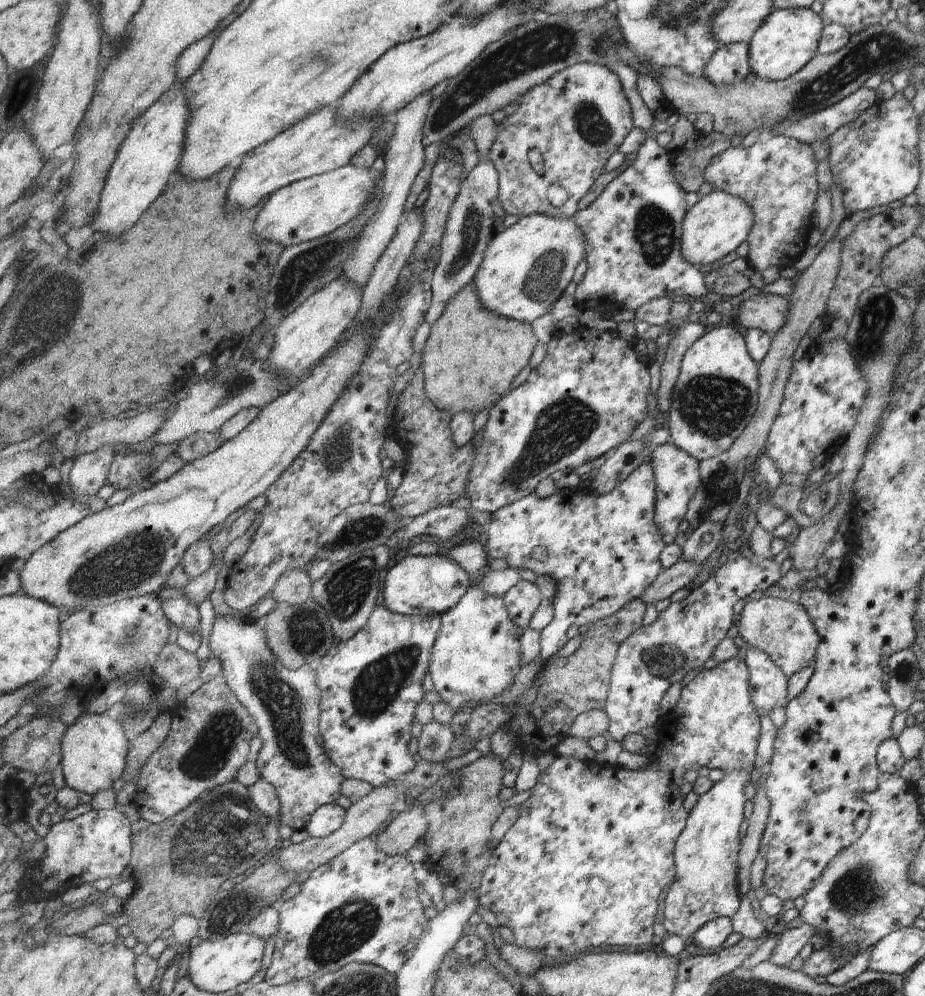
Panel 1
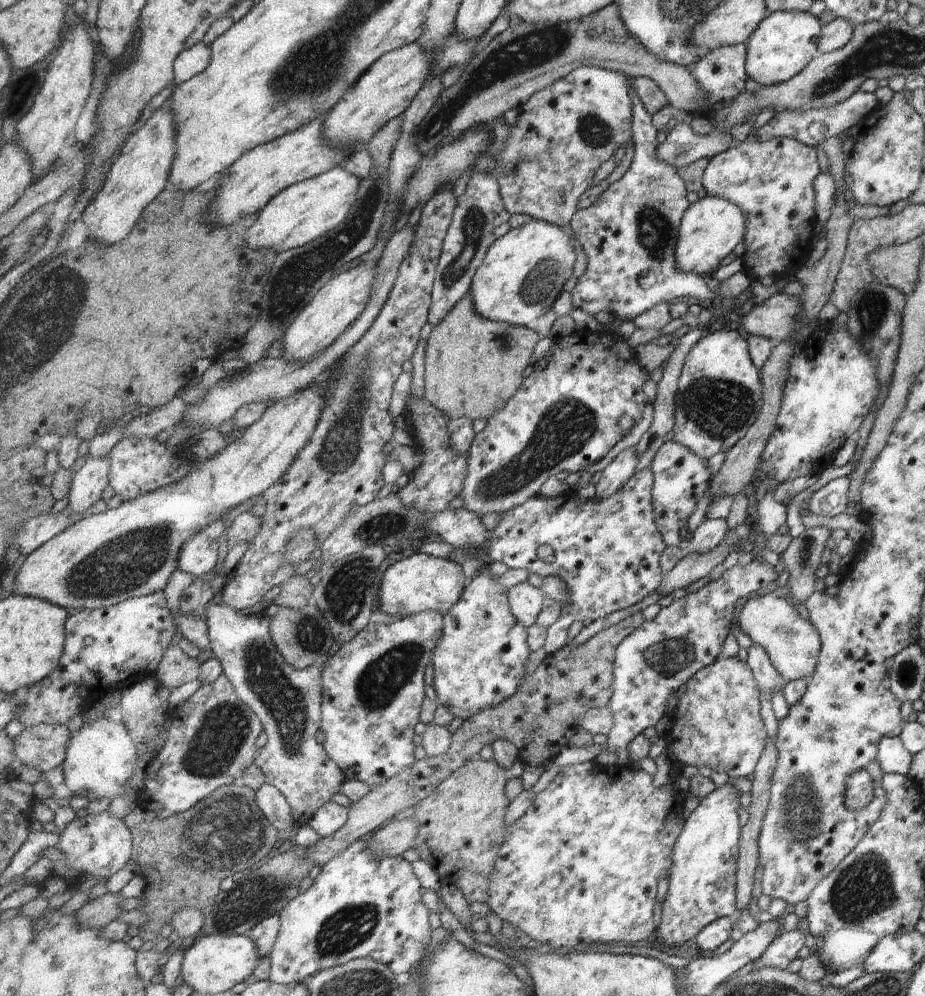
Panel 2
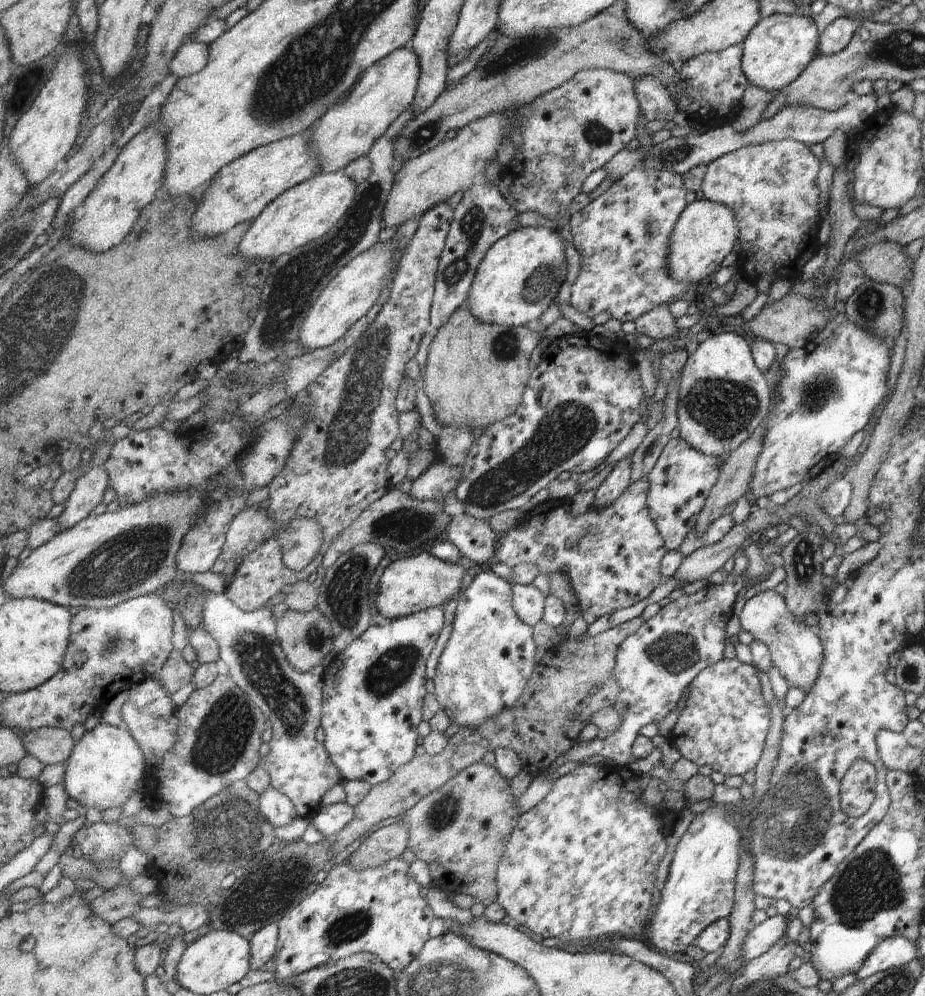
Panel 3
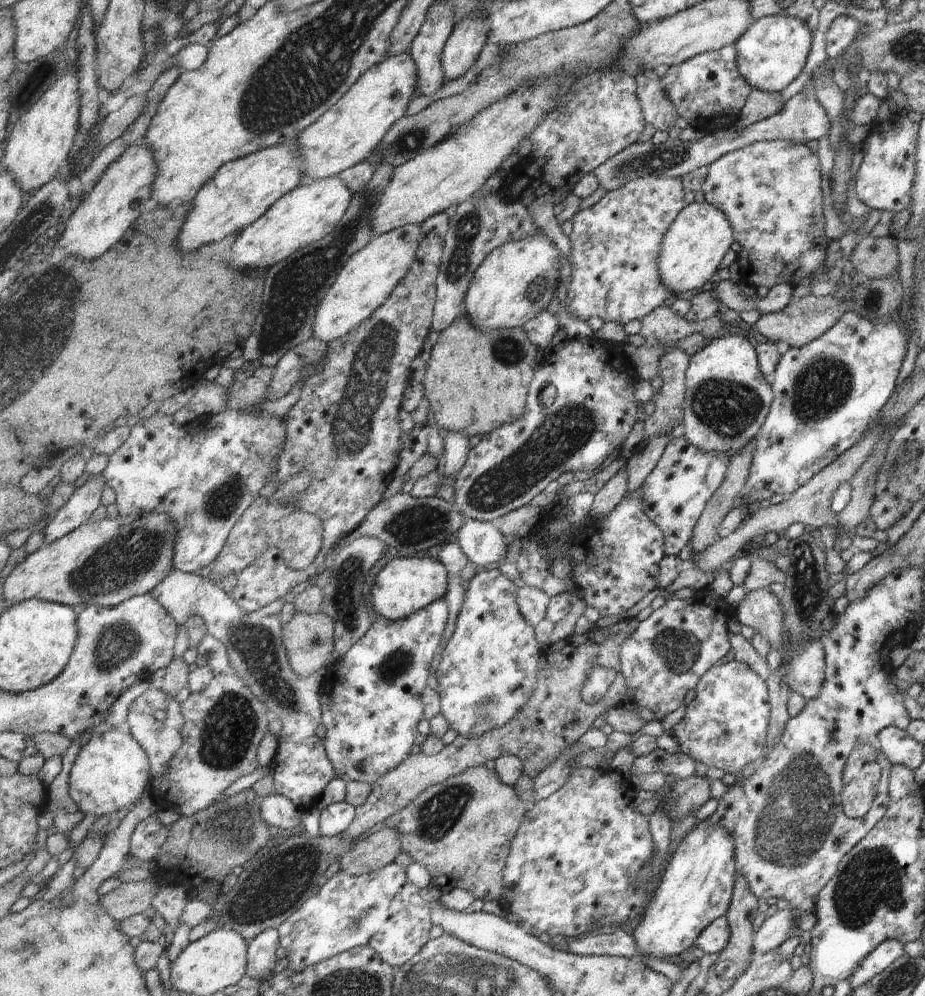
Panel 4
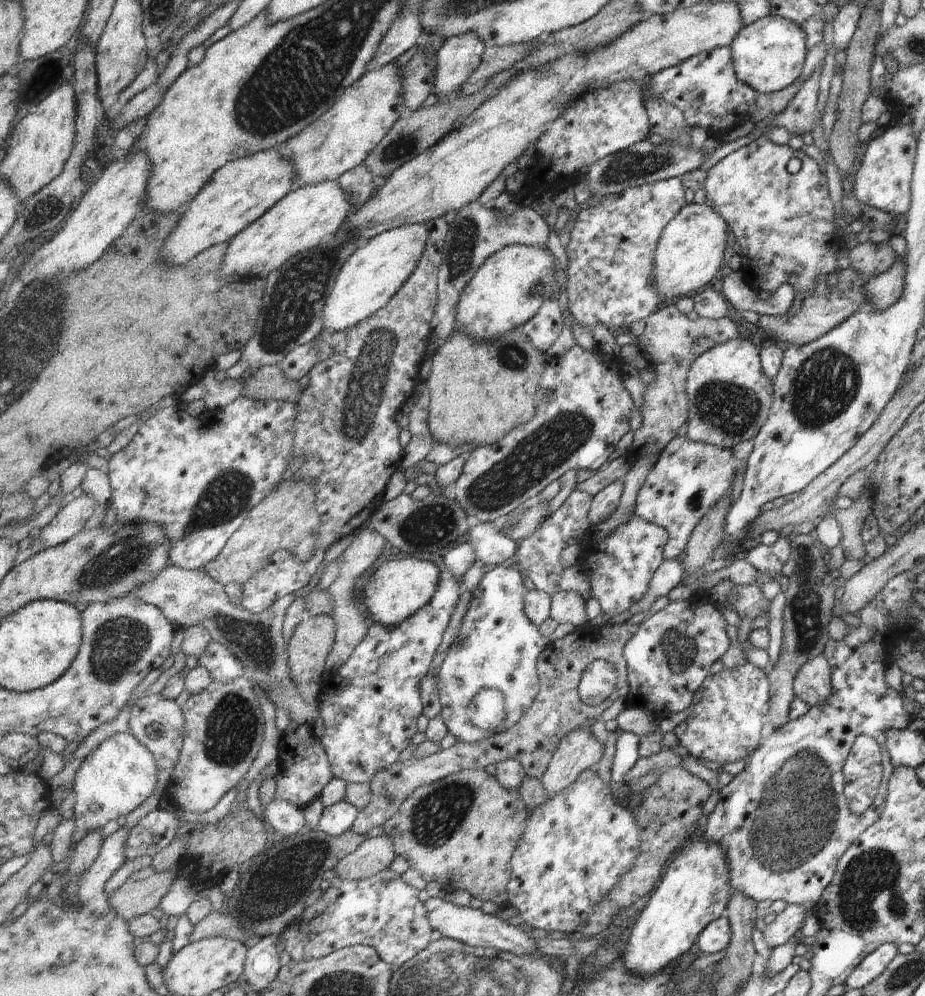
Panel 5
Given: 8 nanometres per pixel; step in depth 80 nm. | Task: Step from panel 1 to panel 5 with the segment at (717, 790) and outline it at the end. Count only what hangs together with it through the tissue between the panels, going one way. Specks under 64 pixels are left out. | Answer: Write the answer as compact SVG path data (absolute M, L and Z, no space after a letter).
M703 838L690 839L666 867L658 884L643 908L622 954L625 968L633 975L657 976L673 960L687 954L700 938L705 927L721 916L725 900L733 890L728 883L728 863L722 849Z

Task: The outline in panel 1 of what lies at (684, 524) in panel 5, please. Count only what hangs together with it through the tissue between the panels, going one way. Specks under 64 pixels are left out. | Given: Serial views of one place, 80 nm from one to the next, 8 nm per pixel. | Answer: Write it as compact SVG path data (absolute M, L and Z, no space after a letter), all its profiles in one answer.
M669 441L663 445L657 445L651 451L651 463L655 469L658 488L656 523L664 536L664 542L670 545L677 540L679 526L687 516L687 506L703 482L699 474L699 461Z

